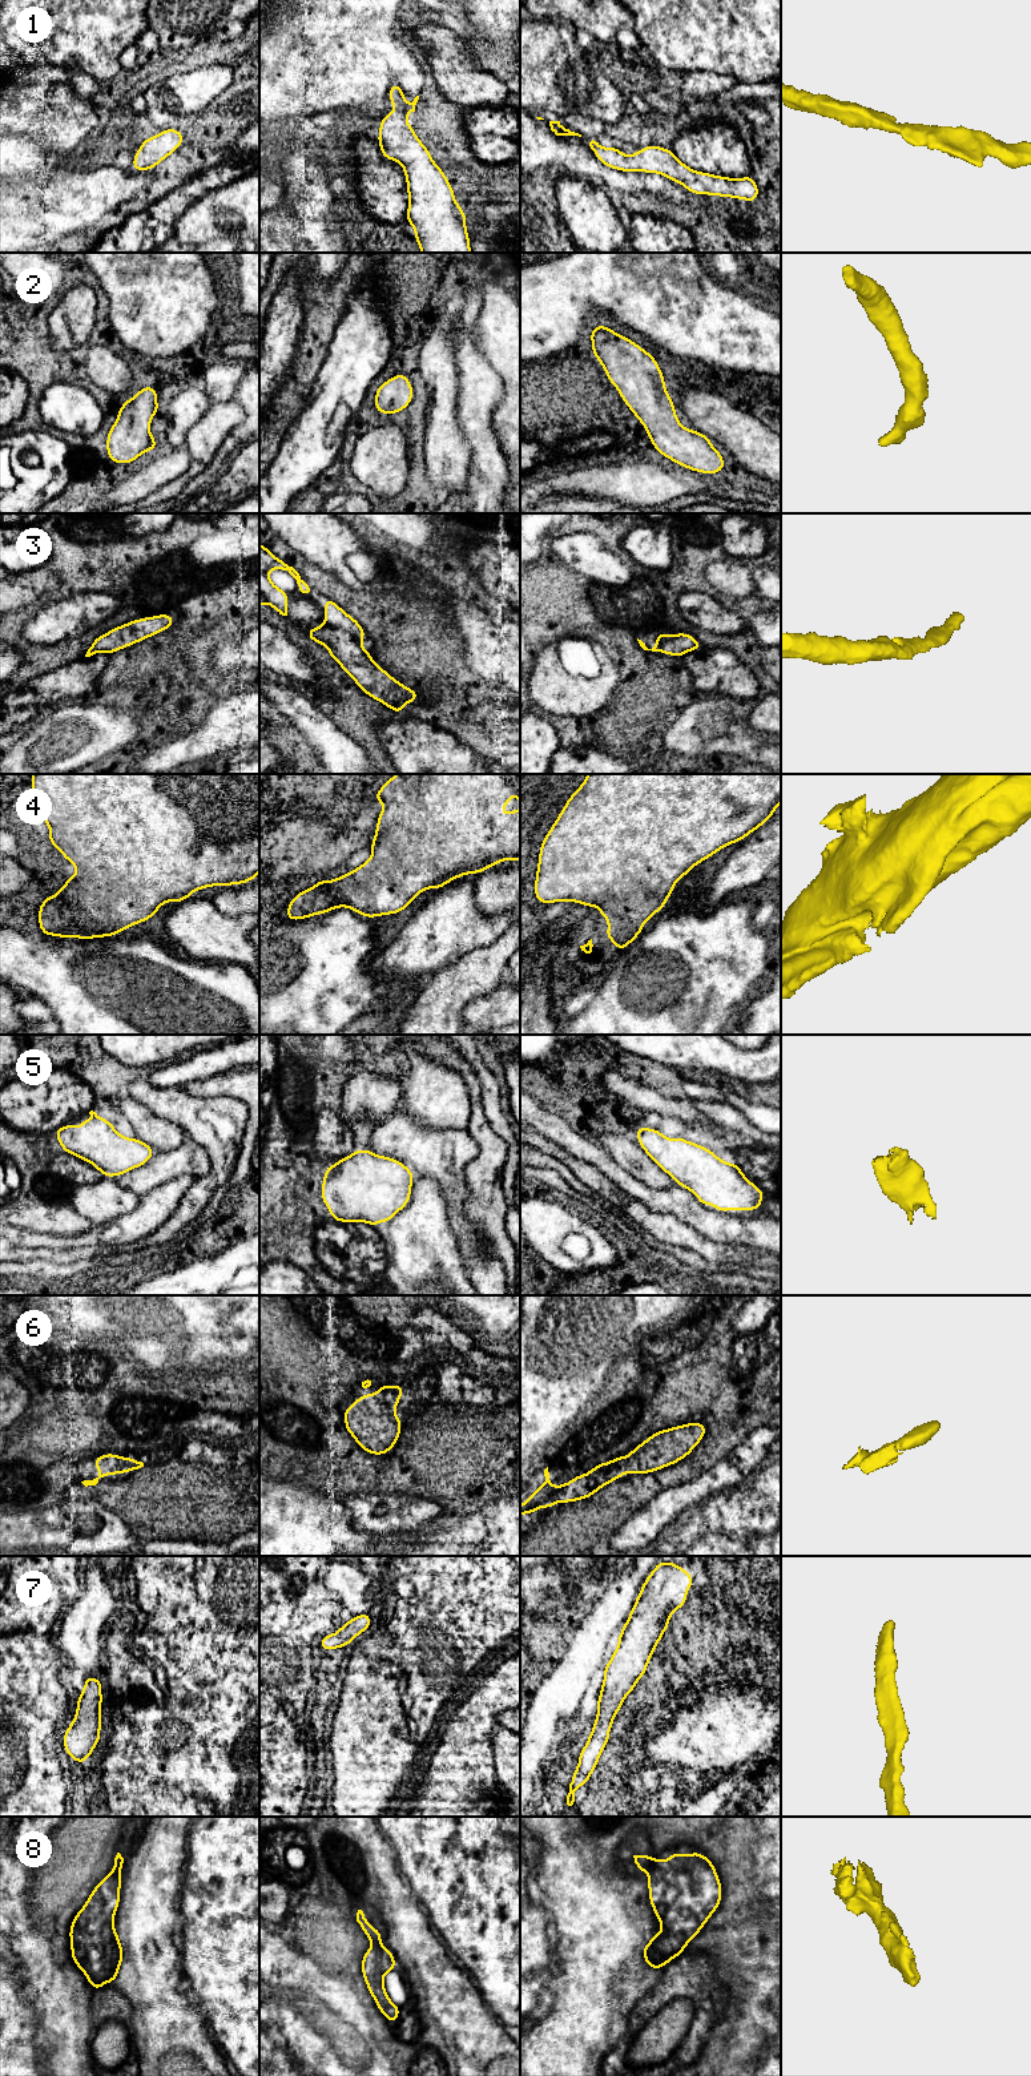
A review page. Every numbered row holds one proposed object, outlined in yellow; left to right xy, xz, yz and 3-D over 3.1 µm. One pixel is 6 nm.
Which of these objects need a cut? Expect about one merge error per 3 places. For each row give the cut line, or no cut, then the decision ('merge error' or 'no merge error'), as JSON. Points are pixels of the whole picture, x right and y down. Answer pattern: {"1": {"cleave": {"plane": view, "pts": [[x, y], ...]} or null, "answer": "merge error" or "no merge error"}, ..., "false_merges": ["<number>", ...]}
{"1": {"cleave": null, "answer": "no merge error"}, "2": {"cleave": null, "answer": "no merge error"}, "3": {"cleave": null, "answer": "no merge error"}, "4": {"cleave": null, "answer": "no merge error"}, "5": {"cleave": null, "answer": "no merge error"}, "6": {"cleave": null, "answer": "no merge error"}, "7": {"cleave": null, "answer": "no merge error"}, "8": {"cleave": {"plane": "yz", "pts": [[652, 1859], [647, 1869]]}, "answer": "merge error"}, "false_merges": ["8"]}

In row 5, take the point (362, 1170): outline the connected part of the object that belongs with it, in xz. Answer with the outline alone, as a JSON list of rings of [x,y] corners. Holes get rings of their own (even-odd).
[[[358,1149],[326,1166],[321,1198],[333,1221],[390,1222],[411,1198],[414,1173],[400,1161]]]

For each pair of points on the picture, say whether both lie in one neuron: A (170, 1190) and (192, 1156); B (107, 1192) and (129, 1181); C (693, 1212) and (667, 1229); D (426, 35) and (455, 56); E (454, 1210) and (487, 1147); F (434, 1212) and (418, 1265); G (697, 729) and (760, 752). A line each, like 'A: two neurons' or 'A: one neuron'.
A: two neurons
B: two neurons
C: two neurons
D: one neuron
E: two neurons
F: one neuron
G: one neuron

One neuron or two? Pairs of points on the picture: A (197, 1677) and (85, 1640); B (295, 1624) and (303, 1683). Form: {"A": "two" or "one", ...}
{"A": "two", "B": "one"}

